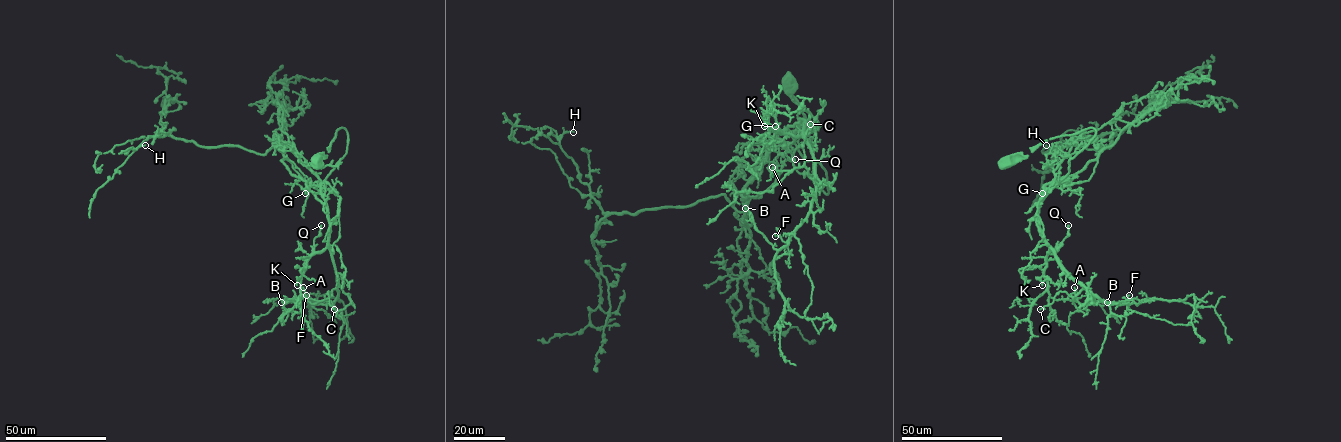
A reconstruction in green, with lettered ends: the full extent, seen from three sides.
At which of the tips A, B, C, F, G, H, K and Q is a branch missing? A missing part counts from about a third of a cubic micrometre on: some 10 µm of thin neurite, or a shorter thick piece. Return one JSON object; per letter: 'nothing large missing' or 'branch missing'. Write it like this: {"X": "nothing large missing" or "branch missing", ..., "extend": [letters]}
{"A": "branch missing", "B": "branch missing", "C": "nothing large missing", "F": "nothing large missing", "G": "nothing large missing", "H": "nothing large missing", "K": "nothing large missing", "Q": "nothing large missing", "extend": ["A", "B"]}

